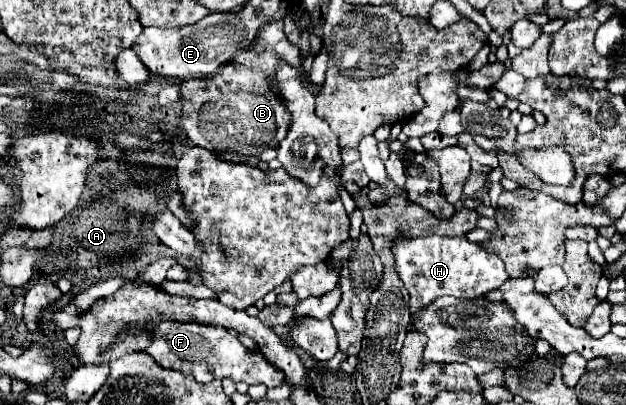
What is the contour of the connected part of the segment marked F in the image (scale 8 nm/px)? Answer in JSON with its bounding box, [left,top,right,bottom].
[143,322,283,388]

